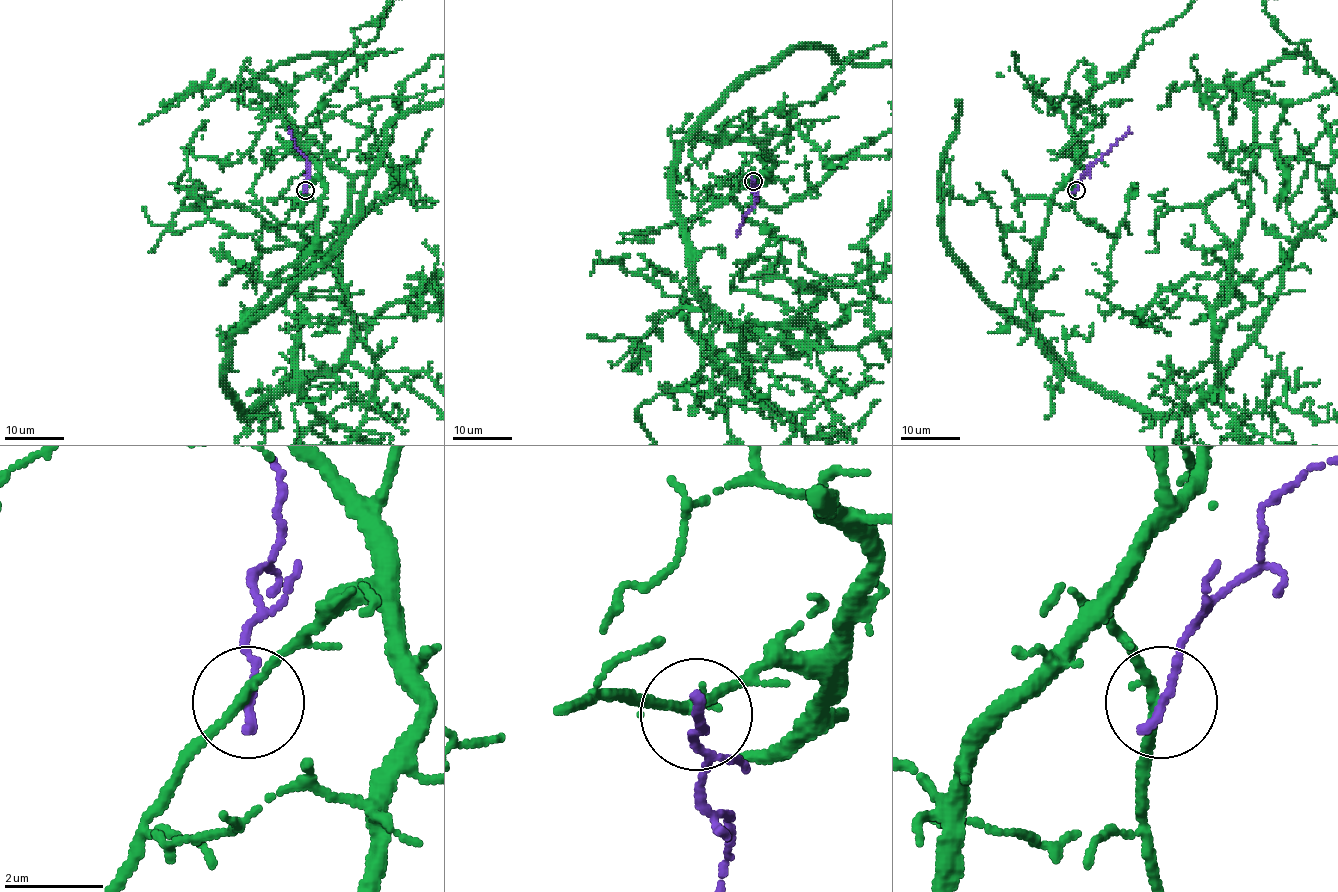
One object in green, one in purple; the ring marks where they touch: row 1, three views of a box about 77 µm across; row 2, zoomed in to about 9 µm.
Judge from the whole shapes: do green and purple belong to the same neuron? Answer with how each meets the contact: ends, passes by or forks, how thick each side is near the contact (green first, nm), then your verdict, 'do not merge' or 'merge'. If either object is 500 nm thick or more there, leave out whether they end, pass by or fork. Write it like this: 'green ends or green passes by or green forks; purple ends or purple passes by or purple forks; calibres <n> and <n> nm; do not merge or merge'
green passes by; purple ends; calibres 180 and 200 nm; do not merge

